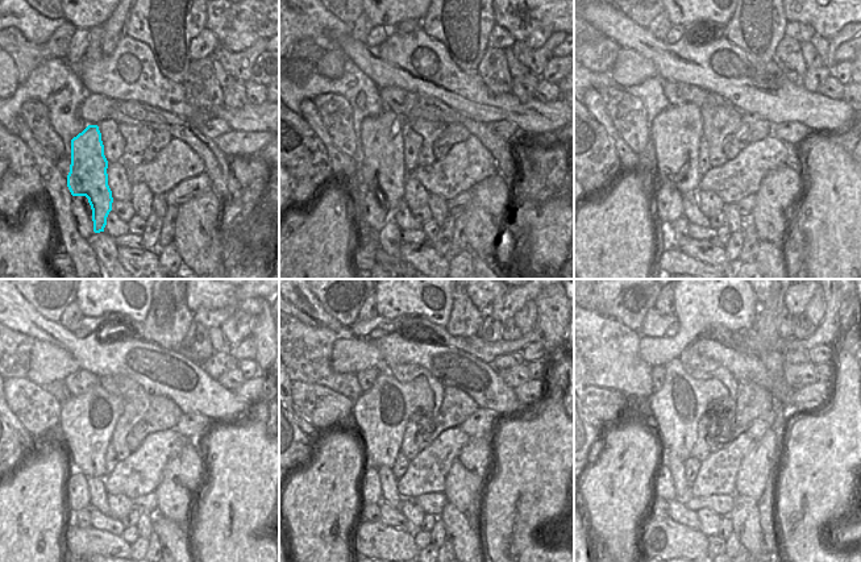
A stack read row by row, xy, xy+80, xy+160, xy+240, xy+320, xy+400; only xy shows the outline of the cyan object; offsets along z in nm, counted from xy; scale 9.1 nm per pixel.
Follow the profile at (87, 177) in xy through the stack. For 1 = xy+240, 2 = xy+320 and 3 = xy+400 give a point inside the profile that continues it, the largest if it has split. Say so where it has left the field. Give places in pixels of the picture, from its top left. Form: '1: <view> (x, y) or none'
1: xy+240 (87, 421)
2: xy+320 (381, 413)
3: xy+400 (677, 408)

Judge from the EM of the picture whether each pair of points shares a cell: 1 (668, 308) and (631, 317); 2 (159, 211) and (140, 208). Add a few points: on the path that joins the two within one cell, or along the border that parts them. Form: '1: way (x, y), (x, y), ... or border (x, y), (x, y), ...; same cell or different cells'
1: border (660, 292), (654, 306); different cells
2: border (154, 195), (150, 203), (150, 215), (145, 220); different cells

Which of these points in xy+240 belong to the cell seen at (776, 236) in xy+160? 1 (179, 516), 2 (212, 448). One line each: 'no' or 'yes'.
1: yes
2: no

